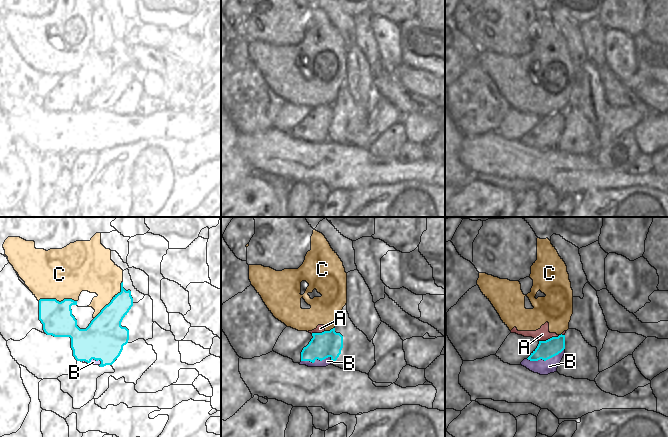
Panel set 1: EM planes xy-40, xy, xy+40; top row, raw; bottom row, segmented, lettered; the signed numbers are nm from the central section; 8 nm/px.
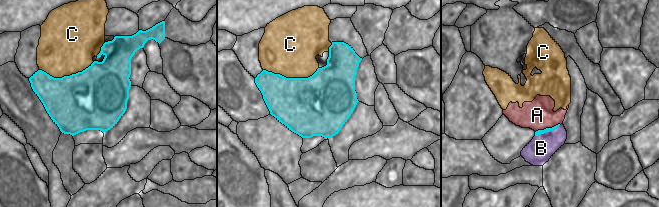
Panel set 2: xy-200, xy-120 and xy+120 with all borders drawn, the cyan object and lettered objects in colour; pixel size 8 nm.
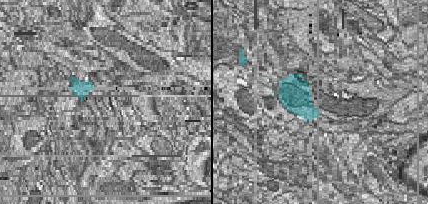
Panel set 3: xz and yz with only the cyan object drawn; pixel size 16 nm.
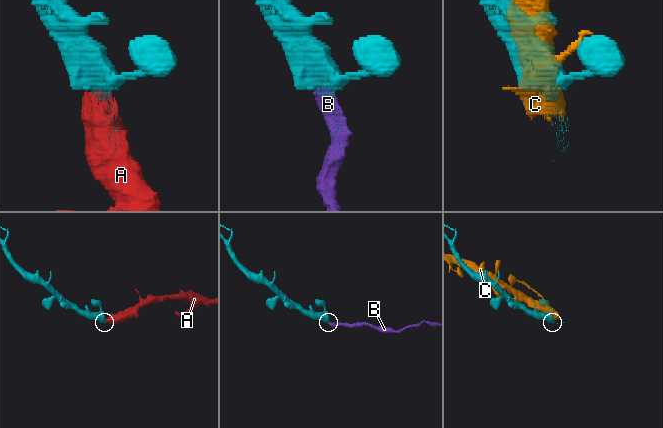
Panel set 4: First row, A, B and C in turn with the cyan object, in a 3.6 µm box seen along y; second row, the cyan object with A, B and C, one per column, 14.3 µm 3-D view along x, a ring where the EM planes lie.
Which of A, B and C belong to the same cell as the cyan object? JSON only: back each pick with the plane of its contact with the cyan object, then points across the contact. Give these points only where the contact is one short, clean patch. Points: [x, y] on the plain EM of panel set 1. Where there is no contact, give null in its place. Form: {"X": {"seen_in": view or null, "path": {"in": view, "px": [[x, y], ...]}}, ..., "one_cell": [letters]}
{"A": {"seen_in": "xy+40"}, "one_cell": ["A"]}

